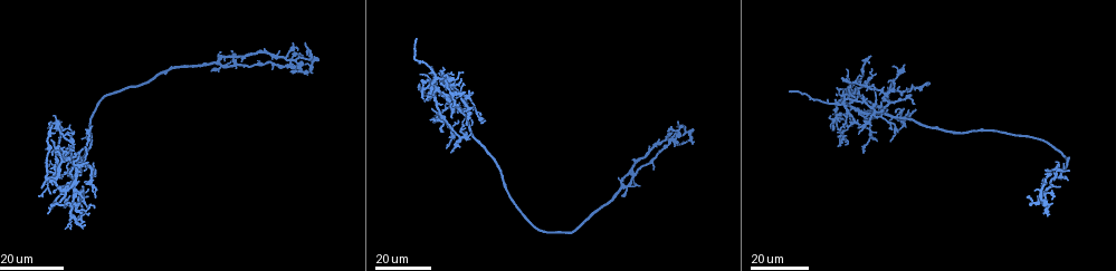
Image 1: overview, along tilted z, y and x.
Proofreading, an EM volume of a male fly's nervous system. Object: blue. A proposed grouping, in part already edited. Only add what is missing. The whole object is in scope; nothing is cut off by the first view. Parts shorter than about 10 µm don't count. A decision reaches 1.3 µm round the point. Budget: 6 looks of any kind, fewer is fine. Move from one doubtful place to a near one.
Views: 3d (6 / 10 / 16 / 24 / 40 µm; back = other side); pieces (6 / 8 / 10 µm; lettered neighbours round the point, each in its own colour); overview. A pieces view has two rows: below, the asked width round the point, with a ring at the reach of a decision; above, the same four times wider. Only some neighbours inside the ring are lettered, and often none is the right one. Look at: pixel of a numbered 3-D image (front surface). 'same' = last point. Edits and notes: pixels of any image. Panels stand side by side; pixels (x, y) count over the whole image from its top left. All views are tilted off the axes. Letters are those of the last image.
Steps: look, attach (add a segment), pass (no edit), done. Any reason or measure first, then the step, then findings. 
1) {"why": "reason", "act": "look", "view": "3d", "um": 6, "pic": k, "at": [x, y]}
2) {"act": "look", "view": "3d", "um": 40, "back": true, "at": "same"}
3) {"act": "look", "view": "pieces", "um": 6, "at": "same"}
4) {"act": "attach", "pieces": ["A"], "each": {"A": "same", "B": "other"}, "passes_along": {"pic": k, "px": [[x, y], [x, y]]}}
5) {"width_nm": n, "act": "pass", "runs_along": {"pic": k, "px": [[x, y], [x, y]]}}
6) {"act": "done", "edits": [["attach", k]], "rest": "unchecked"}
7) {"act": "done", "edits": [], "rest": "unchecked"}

{"why": "free end", "act": "look", "view": "3d", "um": 24, "pic": 1, "at": [451, 115]}

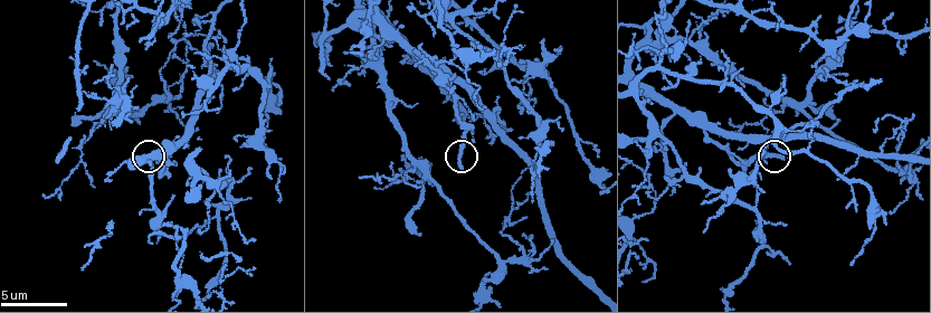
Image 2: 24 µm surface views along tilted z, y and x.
{"act": "look", "view": "pieces", "um": 10, "pic": 2, "at": [462, 168]}

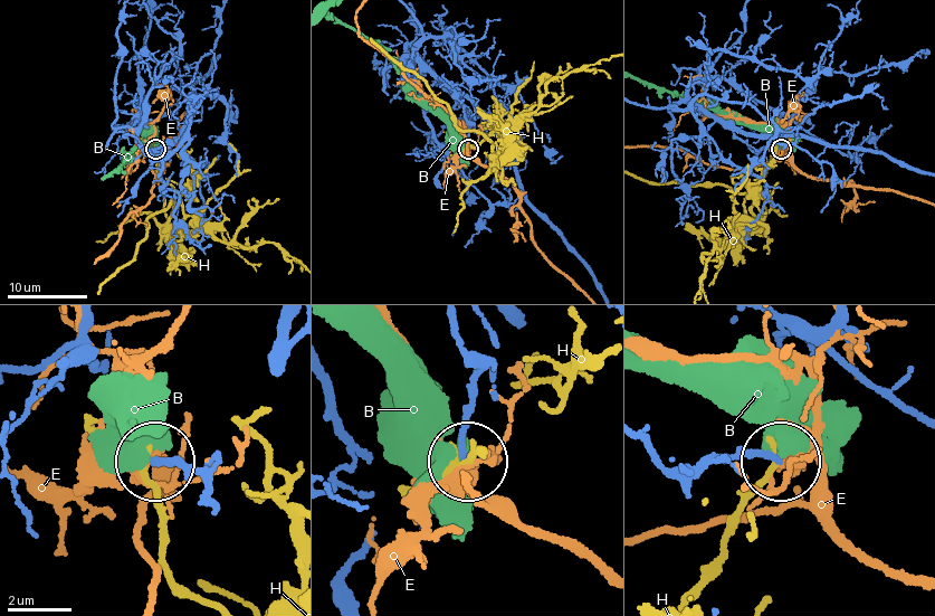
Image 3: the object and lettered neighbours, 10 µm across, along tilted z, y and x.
{"width_nm": 210, "act": "pass", "each": {"B": "other", "E": "other", "H": "other"}, "runs_along": {"pic": 3, "px": [[201, 473], [185, 458], [155, 458]]}, "found": "no lettered segment goes on from it"}

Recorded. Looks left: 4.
{"why": "branch stops here", "act": "look", "view": "pieces", "um": 8, "pic": 2, "at": [420, 233]}

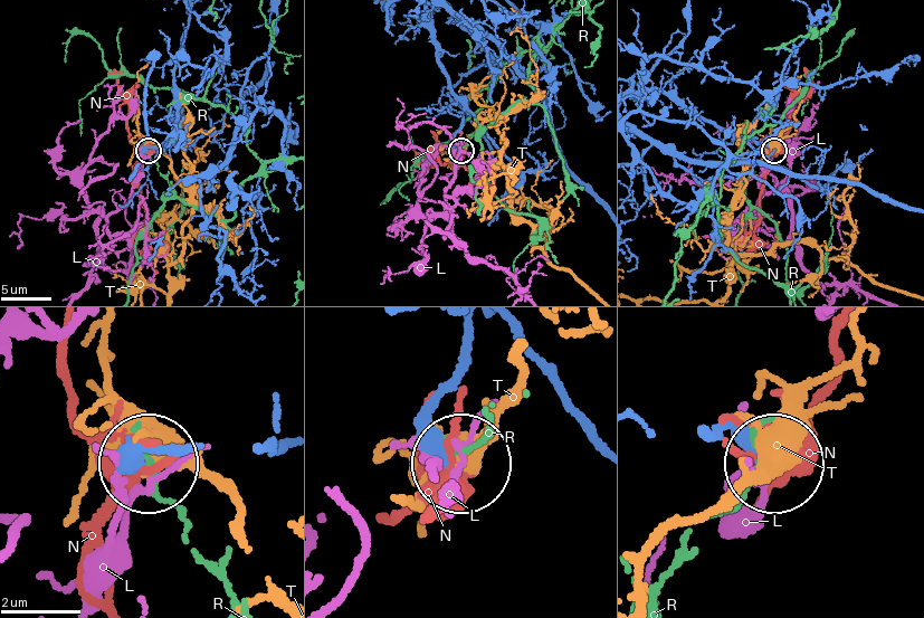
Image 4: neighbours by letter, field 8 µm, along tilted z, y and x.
{"width_nm": 260, "act": "pass", "each": {"L": "other", "N": "other", "R": "other", "T": "other"}, "found": "no lettered segment goes on from it"}

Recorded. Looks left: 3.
{"why": "end of a long branch", "act": "look", "view": "3d", "um": 24, "pic": 1, "at": [60, 204]}

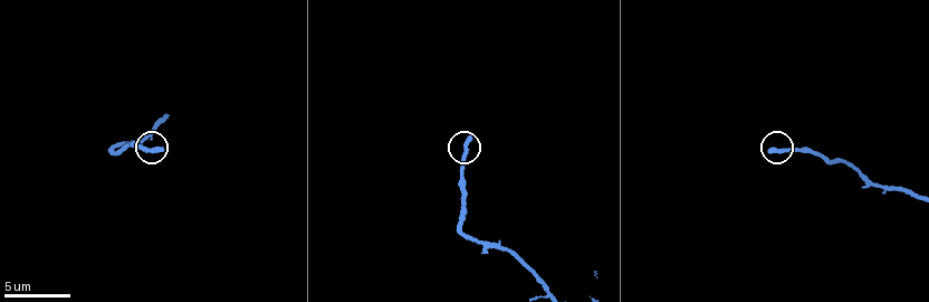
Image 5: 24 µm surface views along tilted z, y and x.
{"act": "look", "view": "pieces", "um": 8, "pic": 5, "at": [159, 148]}

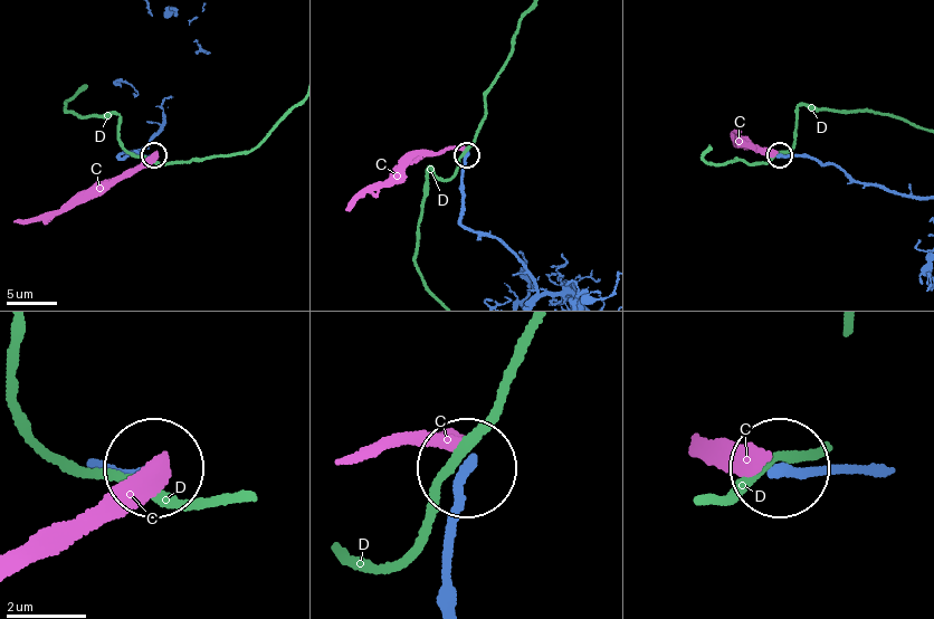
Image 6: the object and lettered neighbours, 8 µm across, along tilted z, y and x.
{"width_nm": 260, "act": "pass", "each": {"C": "other", "D": "other"}, "found": "none of them fits"}

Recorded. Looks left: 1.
{"act": "done", "edits": [], "rest": "unchecked"}

